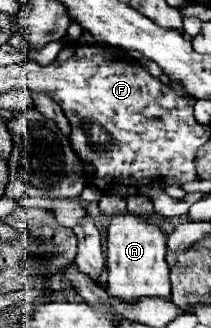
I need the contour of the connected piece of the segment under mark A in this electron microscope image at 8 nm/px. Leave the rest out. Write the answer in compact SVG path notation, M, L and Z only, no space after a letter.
M124 213L114 215L108 227L106 241L106 289L110 295L126 301L138 301L138 297L166 297L170 299L170 279L166 265L166 235L158 225L146 223L142 217Z

